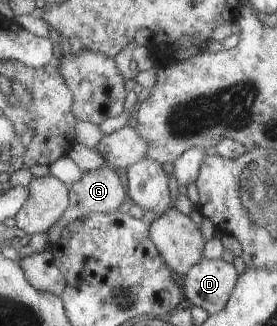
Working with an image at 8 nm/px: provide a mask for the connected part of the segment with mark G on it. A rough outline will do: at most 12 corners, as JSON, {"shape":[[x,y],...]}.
{"shape":[[104,164],[68,189],[58,229],[82,213],[116,213],[126,198]]}

